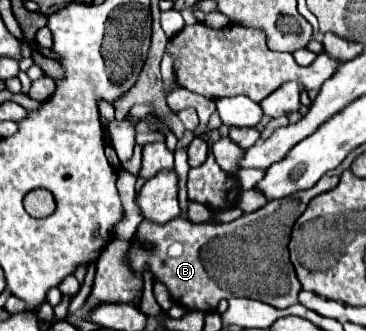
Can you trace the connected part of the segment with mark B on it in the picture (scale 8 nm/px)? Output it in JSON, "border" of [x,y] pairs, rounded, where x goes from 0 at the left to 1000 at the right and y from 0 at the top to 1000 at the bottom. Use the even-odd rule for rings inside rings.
{"border":[[[883,529],[850,571],[735,607],[724,625],[604,680],[538,680],[500,656],[478,656],[445,680],[385,668],[369,728],[358,734],[358,801],[374,825],[413,813],[423,843],[456,861],[478,915],[522,940],[577,946],[593,934],[604,903],[631,897],[680,897],[757,934],[779,934],[811,915],[811,891],[822,879],[822,855],[784,770],[795,692],[839,631],[839,613],[921,553],[921,529]],[[385,728],[413,734],[418,752],[391,752]],[[593,855],[604,855],[604,867]]]}

